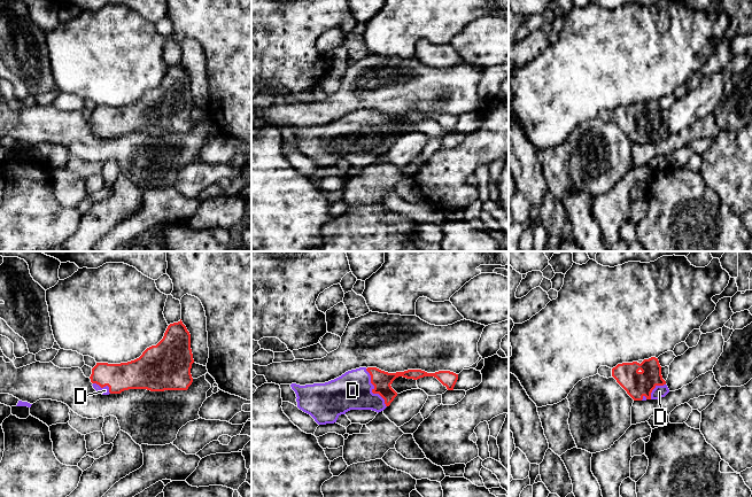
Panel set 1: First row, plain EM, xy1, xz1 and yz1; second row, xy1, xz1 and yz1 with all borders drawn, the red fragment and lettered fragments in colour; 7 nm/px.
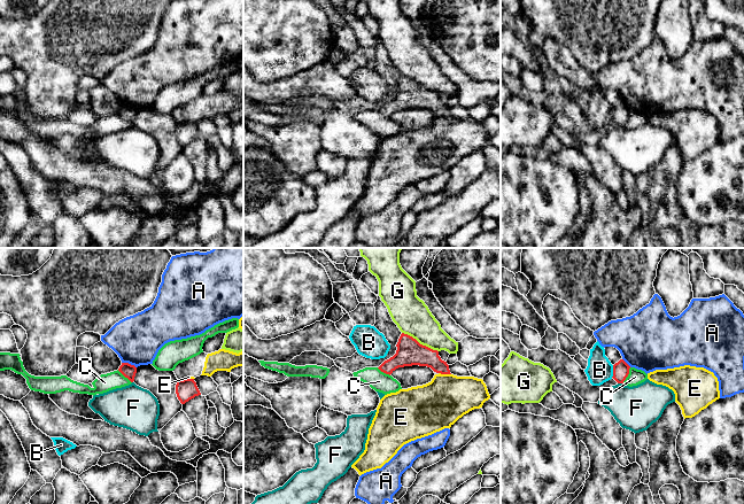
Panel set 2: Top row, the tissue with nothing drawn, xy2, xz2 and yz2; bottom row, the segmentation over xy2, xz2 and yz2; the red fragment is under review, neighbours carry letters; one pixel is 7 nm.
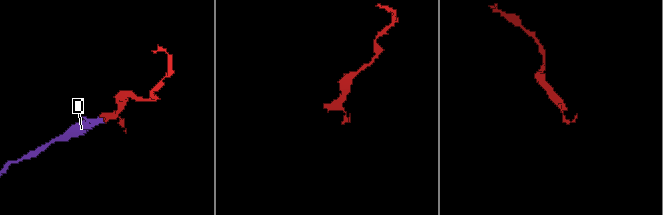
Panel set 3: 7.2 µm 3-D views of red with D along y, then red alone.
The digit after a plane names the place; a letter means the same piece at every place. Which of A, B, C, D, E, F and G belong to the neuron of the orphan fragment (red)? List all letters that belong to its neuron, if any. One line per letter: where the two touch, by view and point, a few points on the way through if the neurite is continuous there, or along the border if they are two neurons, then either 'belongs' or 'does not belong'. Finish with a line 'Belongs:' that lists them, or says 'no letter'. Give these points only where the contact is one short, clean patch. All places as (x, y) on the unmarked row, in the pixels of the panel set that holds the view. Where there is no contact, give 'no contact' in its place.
A: xy2 (128, 106) | along xy2 (122, 105), (128, 105), (136, 110) | does not belong
B: yz2 (613, 114) | along yz2 (613, 108), (613, 117), (611, 119) | does not belong
C: yz2 (627, 118) | does not belong
D: xz1 (373, 132) | across xz1 (381, 123), (373, 132), (353, 133) | belongs
E: xz2 (444, 116) | along xz2 (439, 115), (450, 117) | does not belong
F: yz2 (620, 125) | along yz2 (618, 125), (621, 126) | does not belong
G: xz2 (419, 86) | along xz2 (402, 75), (438, 94) | does not belong
Belongs: D

